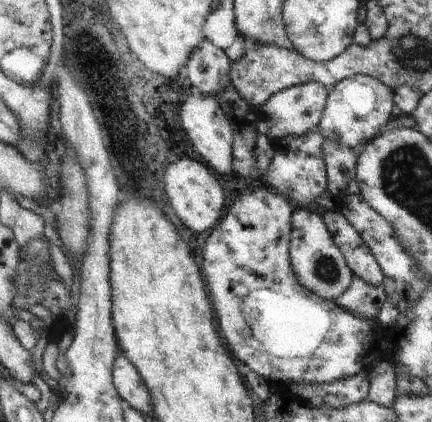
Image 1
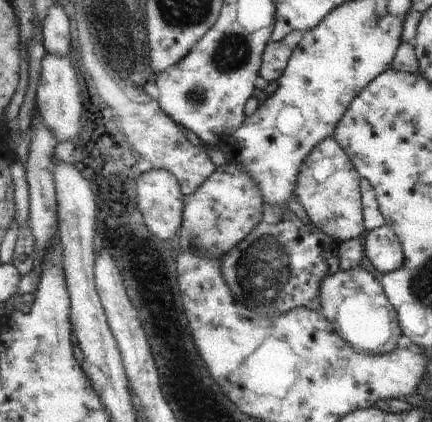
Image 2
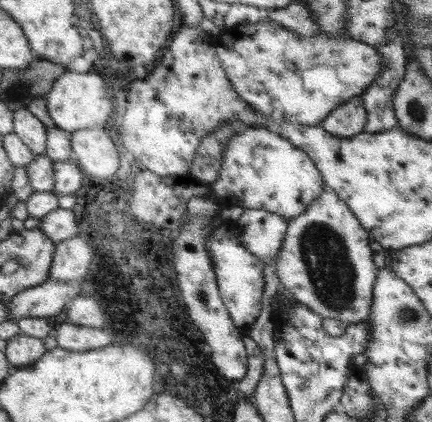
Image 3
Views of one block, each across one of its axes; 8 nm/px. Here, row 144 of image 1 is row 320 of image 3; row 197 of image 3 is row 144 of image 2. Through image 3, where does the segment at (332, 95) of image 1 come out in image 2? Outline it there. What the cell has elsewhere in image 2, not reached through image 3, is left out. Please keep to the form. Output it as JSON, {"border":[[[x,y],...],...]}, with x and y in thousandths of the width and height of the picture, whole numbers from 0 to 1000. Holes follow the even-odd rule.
{"border":[[[757,327],[734,341],[706,389],[697,389],[683,436],[683,474],[701,488],[720,536],[748,550],[771,578],[785,583],[794,573],[836,569],[845,559],[831,436],[836,417],[822,408],[794,355],[771,327]]]}

